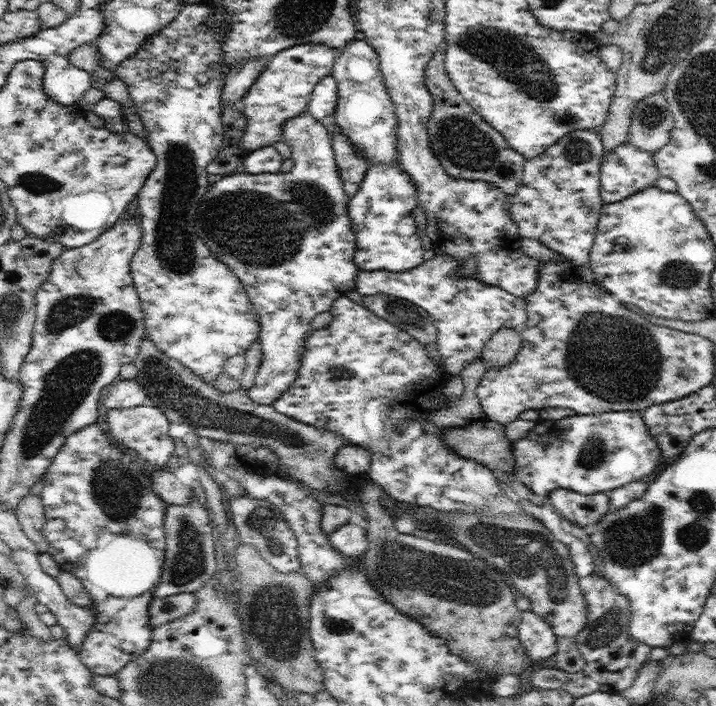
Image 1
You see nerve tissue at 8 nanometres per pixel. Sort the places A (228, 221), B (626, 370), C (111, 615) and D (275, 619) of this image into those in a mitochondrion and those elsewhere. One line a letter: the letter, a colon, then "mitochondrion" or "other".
A: mitochondrion
B: mitochondrion
C: other
D: mitochondrion

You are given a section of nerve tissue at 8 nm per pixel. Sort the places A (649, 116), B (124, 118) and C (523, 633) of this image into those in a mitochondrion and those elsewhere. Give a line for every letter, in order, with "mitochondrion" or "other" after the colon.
A: mitochondrion
B: other
C: other

